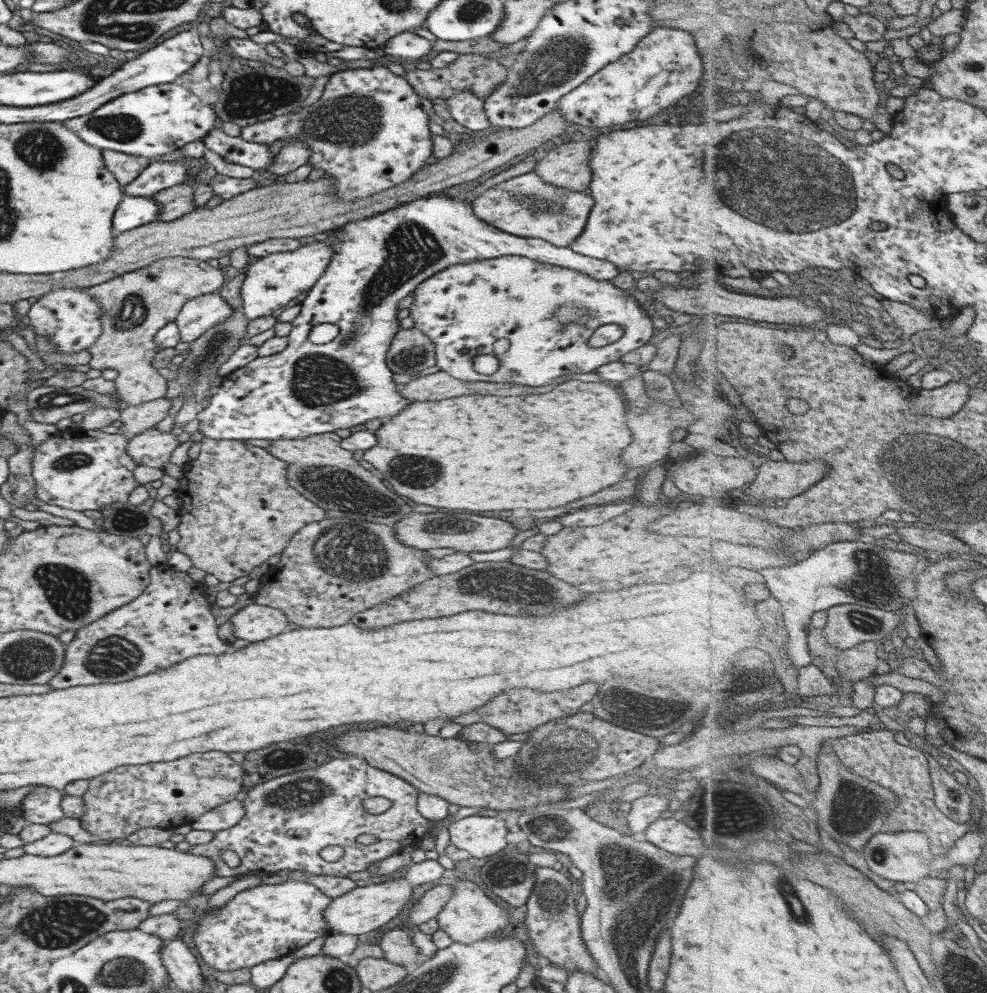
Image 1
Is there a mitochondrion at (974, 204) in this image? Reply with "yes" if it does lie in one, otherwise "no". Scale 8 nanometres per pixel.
no

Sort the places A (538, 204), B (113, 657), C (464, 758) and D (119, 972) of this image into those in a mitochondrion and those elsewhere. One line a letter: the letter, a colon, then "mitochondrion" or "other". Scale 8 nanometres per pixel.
A: mitochondrion
B: mitochondrion
C: other
D: mitochondrion

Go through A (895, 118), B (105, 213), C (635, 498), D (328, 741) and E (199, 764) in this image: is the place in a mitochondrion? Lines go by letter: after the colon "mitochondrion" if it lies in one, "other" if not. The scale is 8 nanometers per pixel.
A: other
B: other
C: other
D: other
E: other

